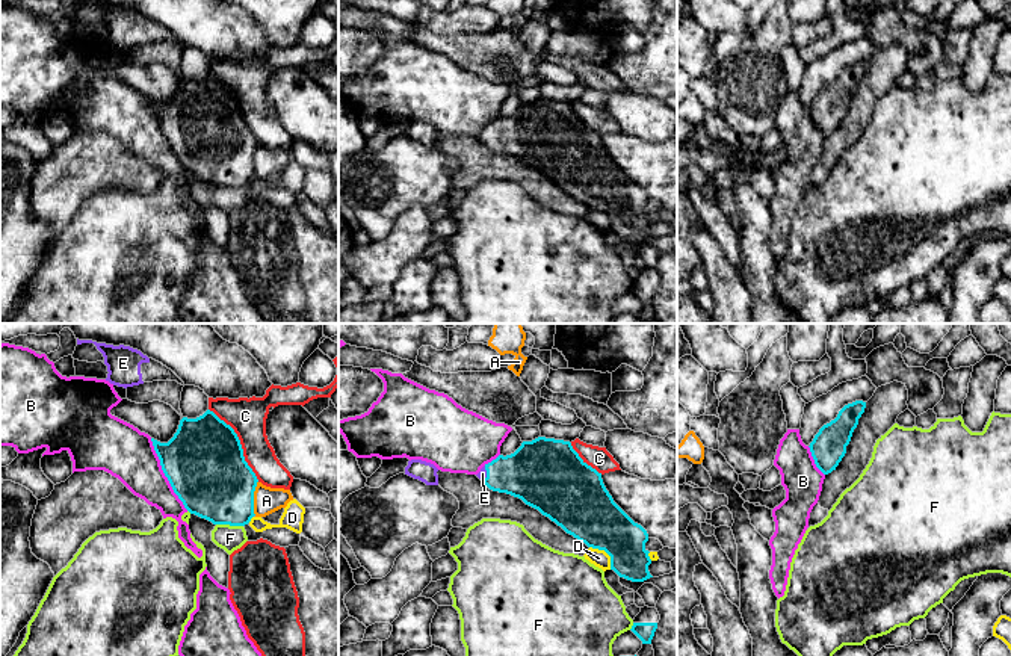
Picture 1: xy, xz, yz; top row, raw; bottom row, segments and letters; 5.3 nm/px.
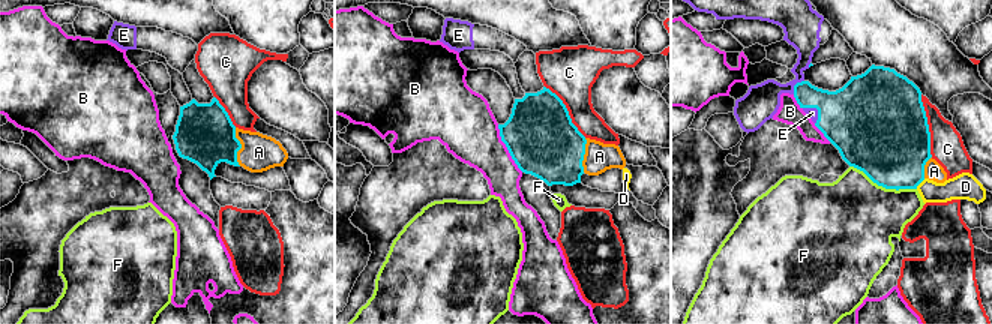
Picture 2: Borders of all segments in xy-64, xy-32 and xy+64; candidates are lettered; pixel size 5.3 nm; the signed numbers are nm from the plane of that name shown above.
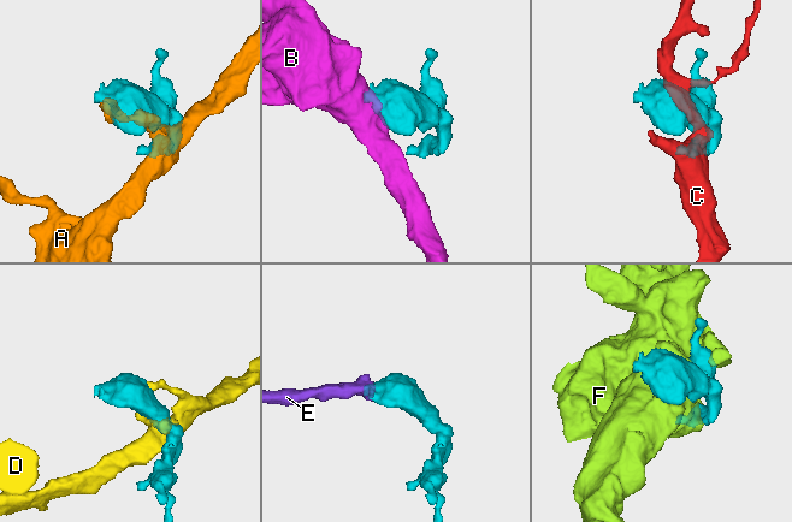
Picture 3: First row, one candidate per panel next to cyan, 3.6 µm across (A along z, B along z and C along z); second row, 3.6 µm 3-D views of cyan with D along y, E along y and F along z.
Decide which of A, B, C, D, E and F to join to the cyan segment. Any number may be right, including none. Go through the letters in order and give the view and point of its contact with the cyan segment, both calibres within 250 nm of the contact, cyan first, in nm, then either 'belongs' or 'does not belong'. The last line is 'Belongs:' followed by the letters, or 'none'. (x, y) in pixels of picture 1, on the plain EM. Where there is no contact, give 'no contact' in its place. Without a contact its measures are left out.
A: meets cyan in xy at (253, 159); 400 nm thick on the cyan side, 140 nm on the other; does not belong
B: meets cyan in xy at (165, 136); 420 nm thick on the cyan side, 280 nm on the other; does not belong
C: meets cyan in xy at (239, 105); 420 nm thick on the cyan side, 190 nm on the other; does not belong
D: meets cyan in xz at (606, 213); 300 nm thick on the cyan side, 90 nm on the other; does not belong
E: meets cyan in xz at (487, 135); 300 nm thick on the cyan side, 50 nm on the other; belongs
F: meets cyan in xy at (230, 186); 400 nm thick on the cyan side, 140 nm on the other; does not belong
Belongs: E

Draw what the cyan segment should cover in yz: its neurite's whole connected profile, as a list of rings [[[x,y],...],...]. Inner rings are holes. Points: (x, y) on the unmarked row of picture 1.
[[[855,62],[845,67],[837,79],[824,86],[810,104],[810,113],[816,128],[828,136],[842,122],[846,115],[846,107],[851,103],[852,94],[858,86],[858,80],[864,74],[866,63]]]

